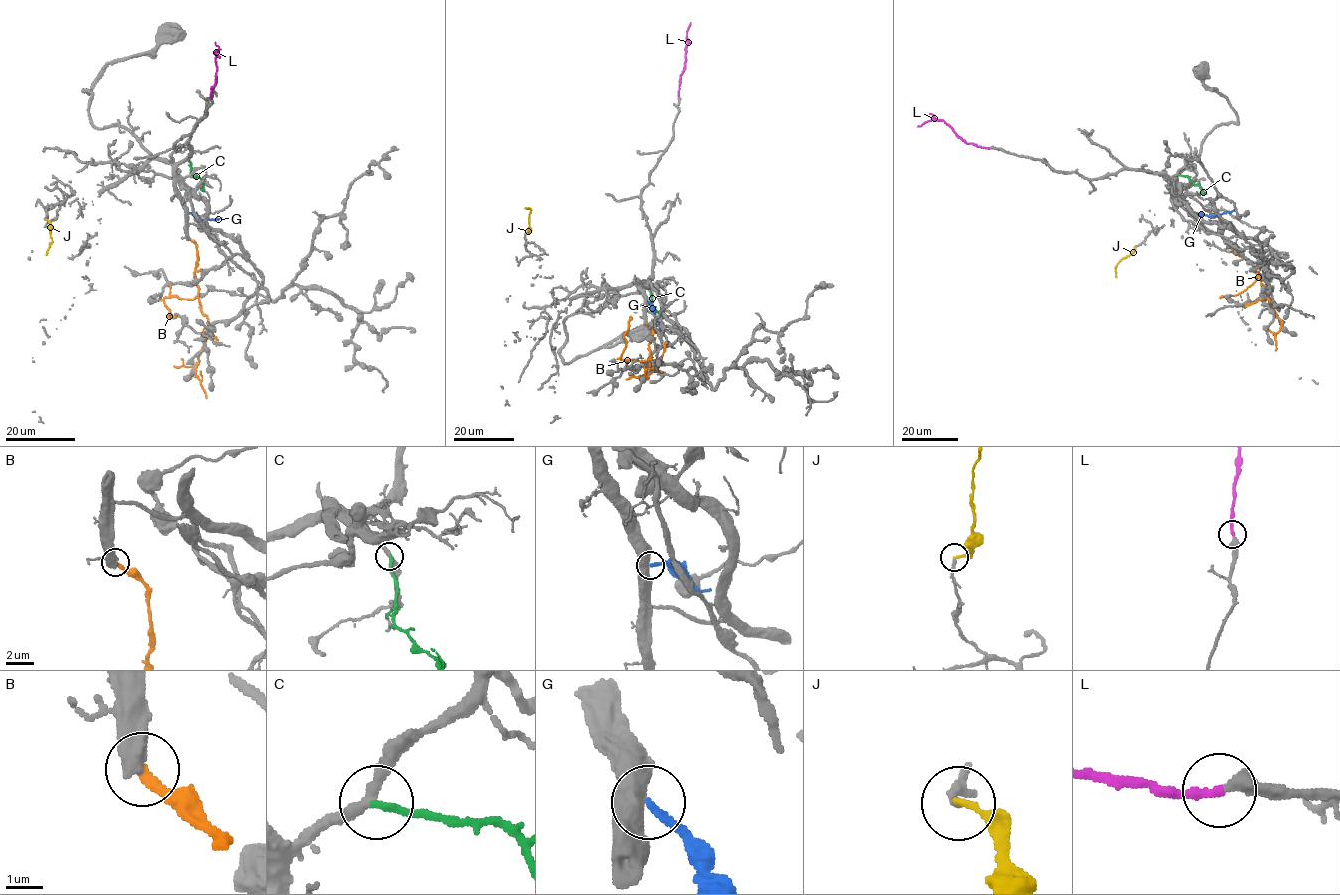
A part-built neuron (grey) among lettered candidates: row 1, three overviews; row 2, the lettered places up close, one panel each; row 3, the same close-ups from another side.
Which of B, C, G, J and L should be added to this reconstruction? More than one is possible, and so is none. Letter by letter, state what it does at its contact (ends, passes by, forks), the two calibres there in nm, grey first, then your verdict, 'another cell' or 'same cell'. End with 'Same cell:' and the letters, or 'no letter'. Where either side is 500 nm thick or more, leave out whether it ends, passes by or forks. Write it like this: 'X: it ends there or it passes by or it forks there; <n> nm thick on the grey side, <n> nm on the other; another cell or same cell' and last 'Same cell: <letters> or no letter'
B: 600 nm thick on the grey side, 280 nm on the other; another cell
C: it ends there; 280 nm thick on the grey side, 200 nm on the other; same cell
G: 550 nm thick on the grey side, 200 nm on the other; another cell
J: it ends there; 180 nm thick on the grey side, 170 nm on the other; another cell
L: it ends there; 420 nm thick on the grey side, 240 nm on the other; same cell
Same cell: C, L

